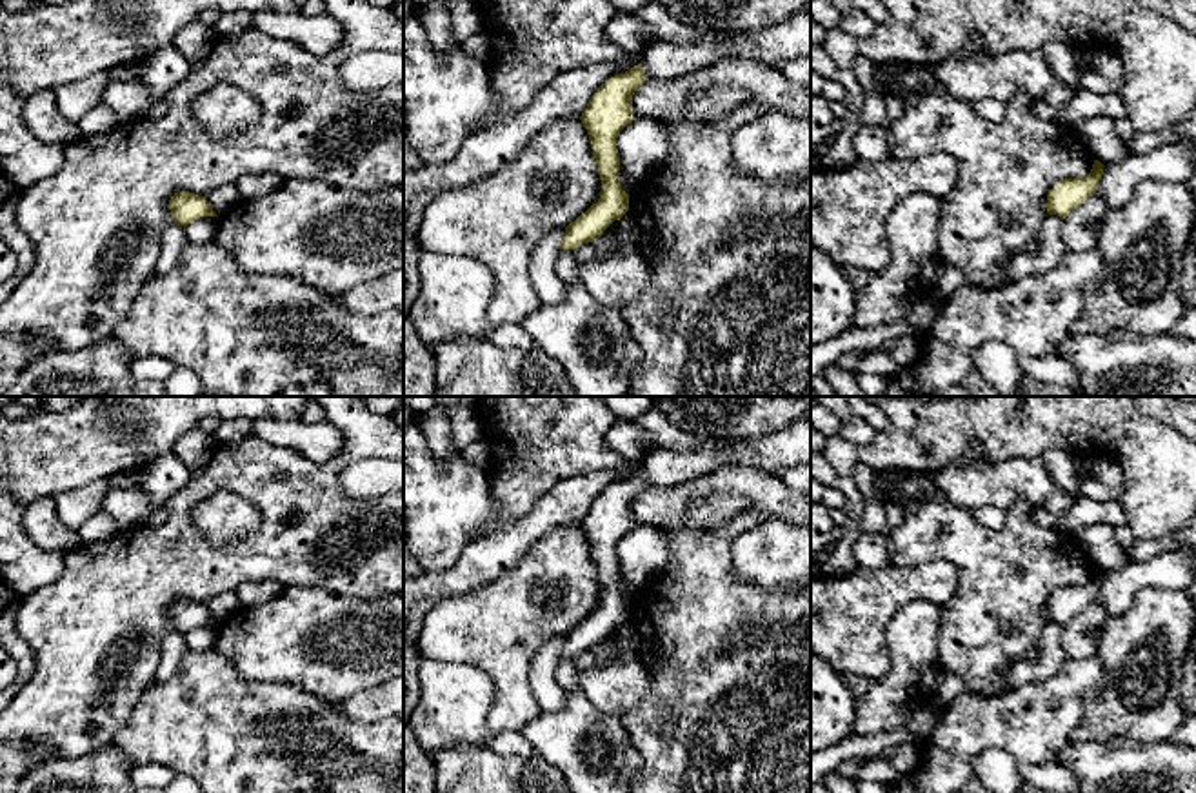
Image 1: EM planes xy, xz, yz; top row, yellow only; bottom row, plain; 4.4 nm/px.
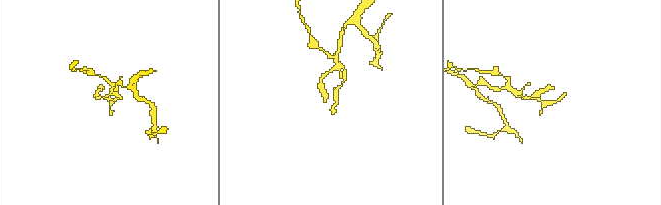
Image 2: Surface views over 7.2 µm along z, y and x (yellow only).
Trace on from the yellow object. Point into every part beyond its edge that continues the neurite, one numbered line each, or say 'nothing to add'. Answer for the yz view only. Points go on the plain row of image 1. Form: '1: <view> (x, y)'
nothing to add

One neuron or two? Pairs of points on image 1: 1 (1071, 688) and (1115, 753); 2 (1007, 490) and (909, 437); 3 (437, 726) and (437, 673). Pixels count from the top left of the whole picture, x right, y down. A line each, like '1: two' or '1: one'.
1: two
2: two
3: one

